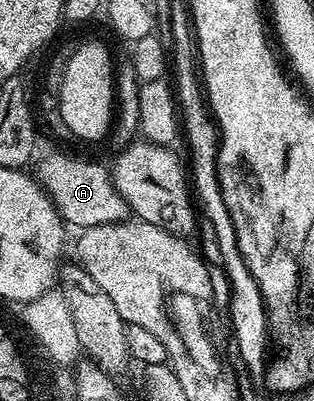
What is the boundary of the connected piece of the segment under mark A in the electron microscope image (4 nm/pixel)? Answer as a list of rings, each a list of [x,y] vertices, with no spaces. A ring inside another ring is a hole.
[[[54,153],[41,161],[40,169],[36,173],[61,220],[71,228],[74,226],[83,231],[91,226],[120,222],[129,216],[128,205],[114,187],[111,172],[106,165]]]

